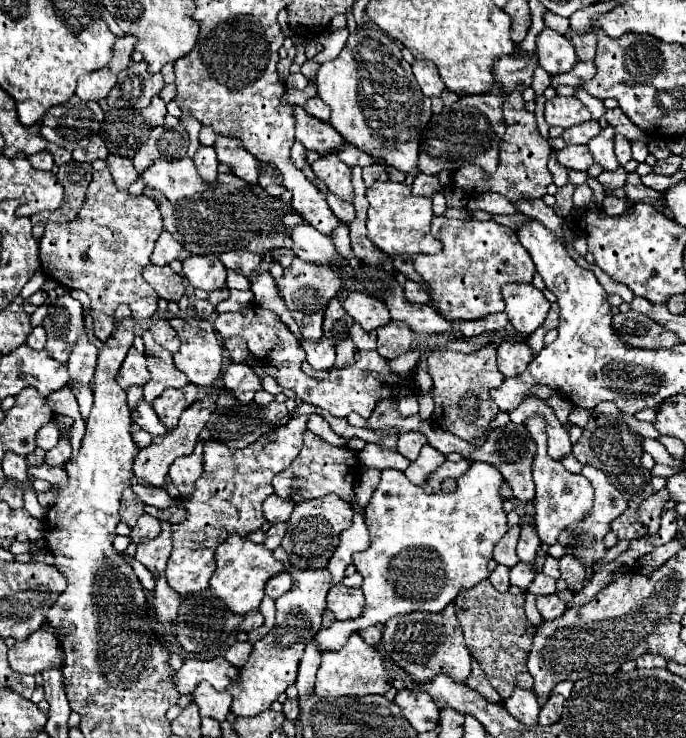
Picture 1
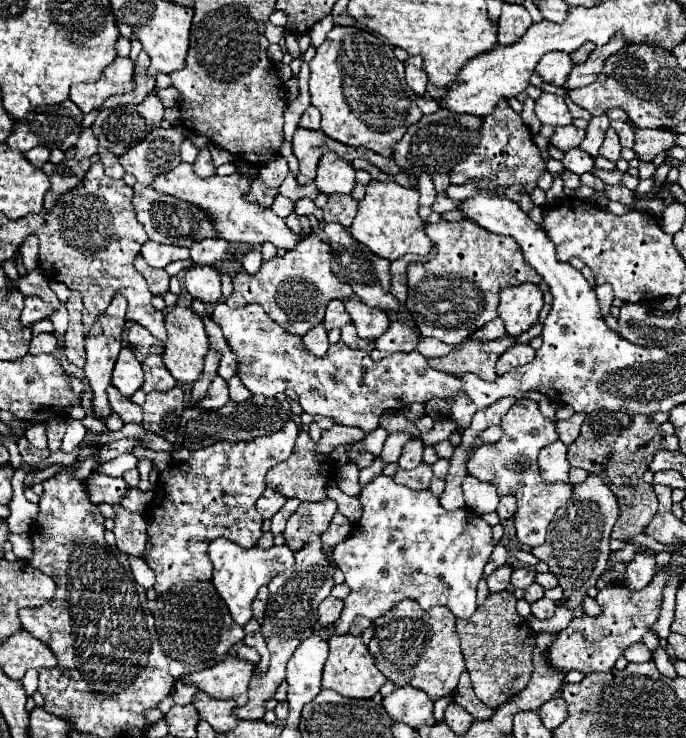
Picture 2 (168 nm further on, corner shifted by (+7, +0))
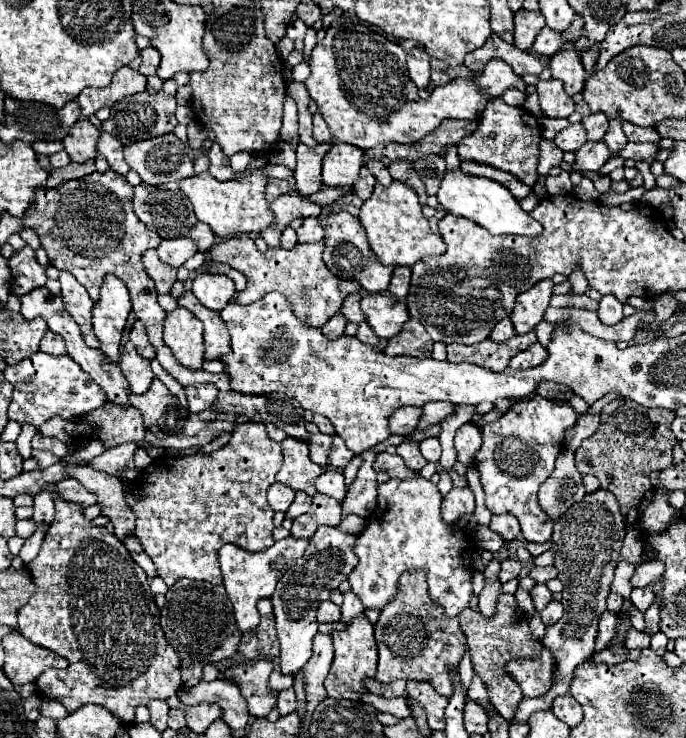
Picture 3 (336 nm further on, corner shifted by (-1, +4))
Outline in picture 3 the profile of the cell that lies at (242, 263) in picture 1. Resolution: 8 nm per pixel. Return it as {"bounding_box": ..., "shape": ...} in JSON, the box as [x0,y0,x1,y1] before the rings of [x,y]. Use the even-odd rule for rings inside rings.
{"bounding_box":[189,223,215,251],"shape":[[[195,223],[189,231],[189,237],[193,239],[193,243],[197,245],[199,251],[209,251],[215,243],[215,235],[205,223]]]}

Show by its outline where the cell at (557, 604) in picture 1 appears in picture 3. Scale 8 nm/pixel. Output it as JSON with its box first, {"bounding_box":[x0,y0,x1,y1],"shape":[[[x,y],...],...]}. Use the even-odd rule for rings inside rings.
{"bounding_box":[541,601,563,627],"shape":[[[551,601],[551,603],[543,609],[541,619],[543,619],[543,623],[549,627],[549,625],[557,623],[557,621],[561,619],[561,615],[563,615],[563,605],[561,605],[561,603],[557,603],[557,601]]]}

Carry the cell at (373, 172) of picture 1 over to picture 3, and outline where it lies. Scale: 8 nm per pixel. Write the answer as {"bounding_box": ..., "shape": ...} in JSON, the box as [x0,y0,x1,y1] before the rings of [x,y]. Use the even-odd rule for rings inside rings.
{"bounding_box":[353,167,375,201],"shape":[[[363,167],[361,169],[361,173],[359,173],[359,179],[355,181],[355,185],[353,185],[353,191],[365,201],[365,199],[369,199],[371,197],[371,193],[373,193],[373,189],[375,189],[375,177],[371,175],[371,171],[367,169],[367,167]]]}

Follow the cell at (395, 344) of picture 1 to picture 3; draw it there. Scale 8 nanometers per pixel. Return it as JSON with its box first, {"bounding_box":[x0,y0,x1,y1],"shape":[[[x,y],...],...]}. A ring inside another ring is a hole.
{"bounding_box":[385,319,433,359],"shape":[[[409,319],[403,331],[395,335],[393,339],[389,339],[385,347],[387,355],[409,355],[409,357],[419,357],[419,359],[431,357],[431,351],[433,351],[433,341],[425,333],[423,325],[415,319]]]}

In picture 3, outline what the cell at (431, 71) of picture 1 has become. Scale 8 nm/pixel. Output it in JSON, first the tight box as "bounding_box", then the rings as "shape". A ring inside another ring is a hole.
{"bounding_box":[407,45,431,89],"shape":[[[417,45],[413,51],[407,53],[407,71],[409,71],[411,81],[419,89],[427,89],[431,67],[429,67],[429,55],[423,45]]]}

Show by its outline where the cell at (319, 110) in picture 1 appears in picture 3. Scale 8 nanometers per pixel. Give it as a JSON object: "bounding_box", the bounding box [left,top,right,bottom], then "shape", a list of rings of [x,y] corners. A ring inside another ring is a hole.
{"bounding_box":[313,113,333,143],"shape":[[[319,113],[313,117],[313,137],[317,143],[327,143],[333,139],[327,129],[327,123],[323,121],[323,117],[319,117]]]}

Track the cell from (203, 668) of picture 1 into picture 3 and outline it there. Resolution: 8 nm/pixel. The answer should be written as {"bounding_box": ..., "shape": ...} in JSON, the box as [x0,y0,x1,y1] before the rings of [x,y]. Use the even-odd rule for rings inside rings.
{"bounding_box":[219,659,279,717],"shape":[[[259,659],[253,665],[243,663],[239,667],[227,669],[219,675],[219,679],[223,679],[223,677],[235,679],[245,701],[247,701],[249,713],[253,717],[267,717],[267,713],[275,707],[277,695],[279,695],[277,691],[273,691],[269,687],[271,671],[273,671],[273,663]]]}

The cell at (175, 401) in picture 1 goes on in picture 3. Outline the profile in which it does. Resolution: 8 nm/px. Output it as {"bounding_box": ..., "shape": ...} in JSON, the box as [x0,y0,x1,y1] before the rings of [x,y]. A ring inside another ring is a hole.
{"bounding_box":[129,377,187,439],"shape":[[[157,377],[153,379],[147,393],[129,395],[129,403],[141,411],[145,429],[159,439],[179,435],[185,425],[187,411]]]}

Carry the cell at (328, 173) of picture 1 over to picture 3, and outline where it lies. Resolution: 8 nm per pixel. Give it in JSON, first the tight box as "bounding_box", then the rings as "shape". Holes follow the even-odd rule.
{"bounding_box":[323,141,363,187],"shape":[[[331,141],[331,149],[323,157],[323,183],[327,187],[351,187],[363,167],[361,159],[363,149],[341,141]]]}

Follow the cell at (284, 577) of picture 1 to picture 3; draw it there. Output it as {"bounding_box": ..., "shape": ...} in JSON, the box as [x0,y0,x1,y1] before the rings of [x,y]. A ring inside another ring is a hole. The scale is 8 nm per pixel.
{"bounding_box":[237,599,279,661],"shape":[[[269,599],[259,601],[257,611],[261,615],[261,625],[257,627],[255,633],[243,637],[245,643],[239,643],[237,651],[247,661],[255,661],[255,659],[275,661],[275,657],[279,657],[279,639],[275,633],[275,617],[271,609],[271,601]]]}

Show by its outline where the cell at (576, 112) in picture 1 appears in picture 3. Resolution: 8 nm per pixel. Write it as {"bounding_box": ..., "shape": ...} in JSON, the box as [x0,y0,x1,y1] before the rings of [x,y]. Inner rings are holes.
{"bounding_box":[537,79,575,117],"shape":[[[557,79],[537,83],[539,105],[547,117],[569,117],[575,111],[573,99],[565,93],[563,83]]]}

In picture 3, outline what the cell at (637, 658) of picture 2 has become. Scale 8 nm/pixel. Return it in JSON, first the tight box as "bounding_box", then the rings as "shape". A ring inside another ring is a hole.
{"bounding_box":[625,627,649,649],"shape":[[[629,627],[625,633],[625,647],[627,649],[645,649],[645,647],[649,647],[649,635]]]}

